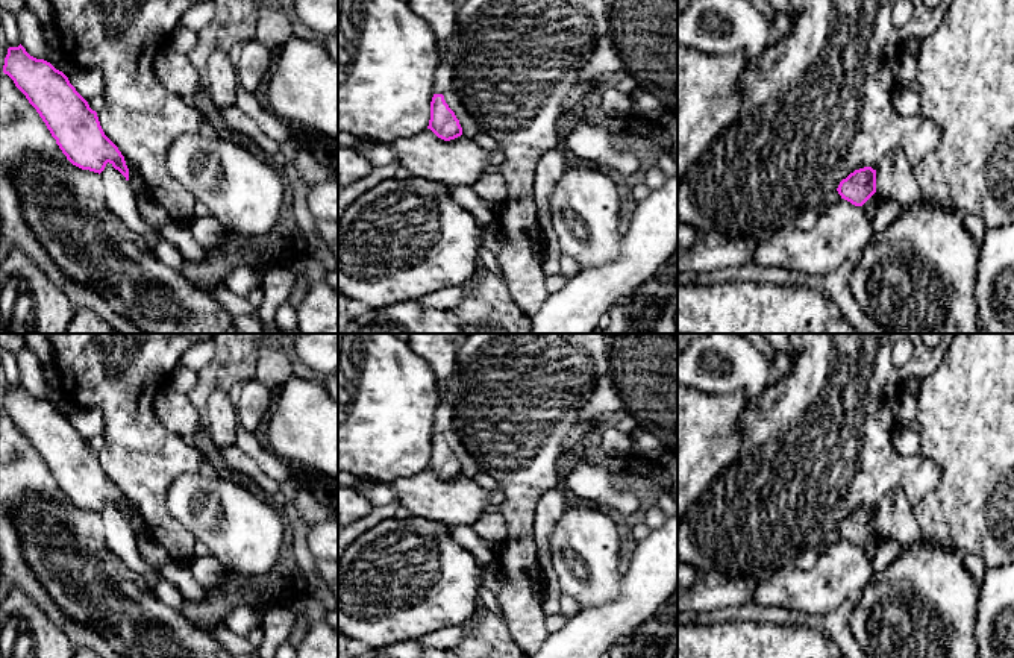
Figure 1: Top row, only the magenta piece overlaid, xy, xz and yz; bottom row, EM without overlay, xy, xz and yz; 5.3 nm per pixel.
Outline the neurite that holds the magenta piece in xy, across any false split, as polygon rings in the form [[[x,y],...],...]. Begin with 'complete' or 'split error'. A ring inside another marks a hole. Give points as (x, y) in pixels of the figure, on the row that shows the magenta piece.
complete; [[[20,44],[8,49],[3,73],[36,109],[73,165],[100,174],[109,162],[129,180],[124,156],[105,135],[97,112],[62,71],[30,56]]]

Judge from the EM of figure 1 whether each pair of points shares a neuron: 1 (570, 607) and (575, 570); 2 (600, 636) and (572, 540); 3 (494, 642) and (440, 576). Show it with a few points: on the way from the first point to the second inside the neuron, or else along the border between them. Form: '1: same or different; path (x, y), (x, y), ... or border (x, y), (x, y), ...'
1: different; border (563, 592), (570, 595), (582, 608)
2: different; border (620, 585), (620, 592), (611, 601), (582, 610)
3: different; border (481, 604), (479, 610), (464, 623)

